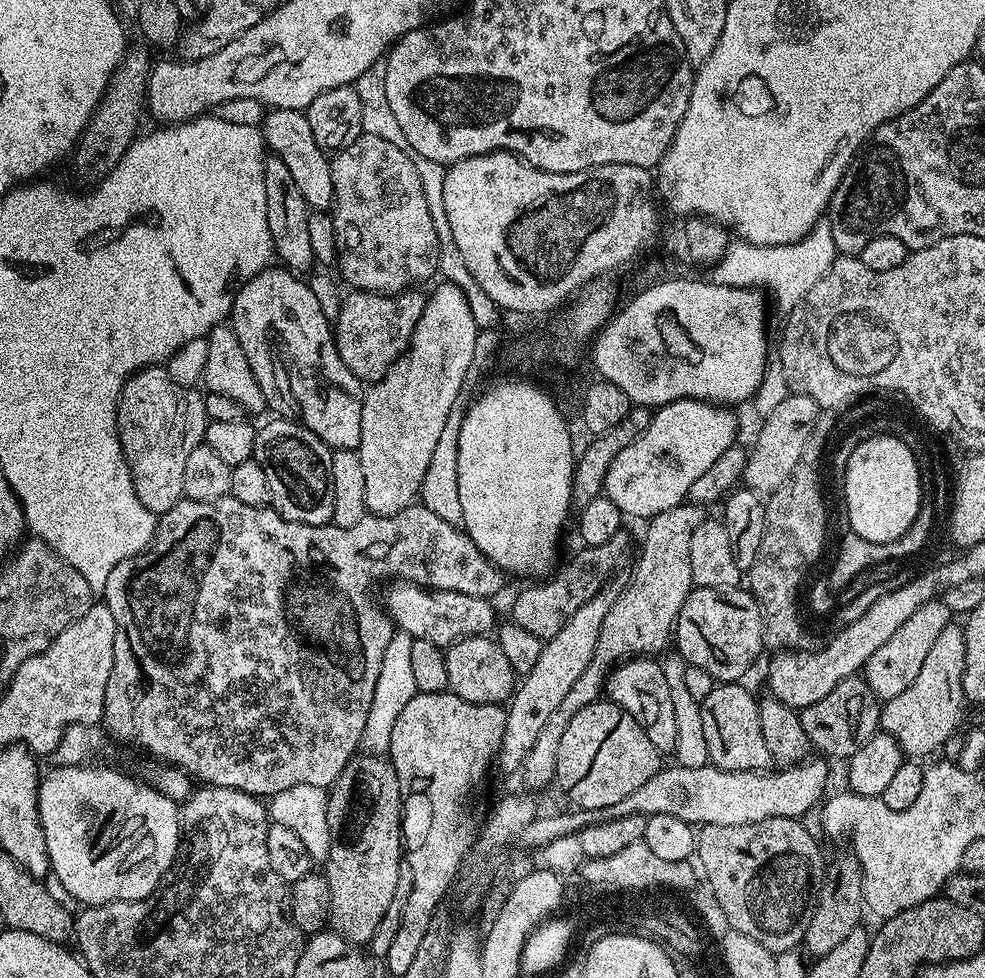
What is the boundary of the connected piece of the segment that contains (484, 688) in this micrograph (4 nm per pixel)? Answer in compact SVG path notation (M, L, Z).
M491 635L467 636L449 644L446 658L446 674L448 675L448 691L458 698L475 704L507 705L513 692L518 687L516 671L510 666L506 654L502 654L502 646Z

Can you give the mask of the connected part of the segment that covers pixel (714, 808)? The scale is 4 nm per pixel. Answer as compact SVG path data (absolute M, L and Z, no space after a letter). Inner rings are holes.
M809 758L791 768L779 770L761 770L758 772L727 772L715 766L703 768L681 768L679 766L661 767L660 771L638 786L634 794L598 810L568 810L557 816L537 815L536 819L526 826L522 840L536 850L543 849L545 844L552 844L567 836L575 836L586 826L606 822L623 816L643 816L654 814L674 814L682 822L693 826L713 824L714 826L742 826L750 822L762 822L766 818L779 816L803 817L812 808L825 799L824 787L830 784L830 764L827 759Z

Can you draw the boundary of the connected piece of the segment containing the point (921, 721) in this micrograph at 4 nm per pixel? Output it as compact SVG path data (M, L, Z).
M953 622L938 634L937 641L925 660L918 678L898 694L898 698L883 701L880 710L880 728L893 736L901 753L908 758L924 758L936 752L956 732L960 724L960 711L966 707L962 680L966 666L966 642L964 629Z

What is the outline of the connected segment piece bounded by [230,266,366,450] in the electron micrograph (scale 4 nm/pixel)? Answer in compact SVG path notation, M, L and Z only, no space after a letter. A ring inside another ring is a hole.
M269 266L262 269L250 282L243 284L232 298L230 327L238 338L258 386L266 398L268 408L284 418L295 418L304 424L329 448L360 447L362 434L362 406L364 405L365 385L342 362L336 349L336 337L330 319L318 306L307 279L288 271L283 266Z

